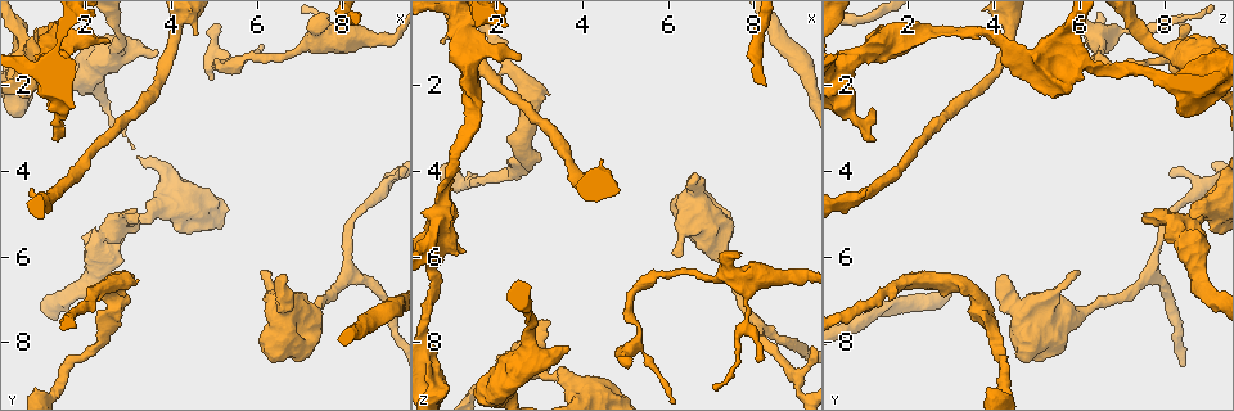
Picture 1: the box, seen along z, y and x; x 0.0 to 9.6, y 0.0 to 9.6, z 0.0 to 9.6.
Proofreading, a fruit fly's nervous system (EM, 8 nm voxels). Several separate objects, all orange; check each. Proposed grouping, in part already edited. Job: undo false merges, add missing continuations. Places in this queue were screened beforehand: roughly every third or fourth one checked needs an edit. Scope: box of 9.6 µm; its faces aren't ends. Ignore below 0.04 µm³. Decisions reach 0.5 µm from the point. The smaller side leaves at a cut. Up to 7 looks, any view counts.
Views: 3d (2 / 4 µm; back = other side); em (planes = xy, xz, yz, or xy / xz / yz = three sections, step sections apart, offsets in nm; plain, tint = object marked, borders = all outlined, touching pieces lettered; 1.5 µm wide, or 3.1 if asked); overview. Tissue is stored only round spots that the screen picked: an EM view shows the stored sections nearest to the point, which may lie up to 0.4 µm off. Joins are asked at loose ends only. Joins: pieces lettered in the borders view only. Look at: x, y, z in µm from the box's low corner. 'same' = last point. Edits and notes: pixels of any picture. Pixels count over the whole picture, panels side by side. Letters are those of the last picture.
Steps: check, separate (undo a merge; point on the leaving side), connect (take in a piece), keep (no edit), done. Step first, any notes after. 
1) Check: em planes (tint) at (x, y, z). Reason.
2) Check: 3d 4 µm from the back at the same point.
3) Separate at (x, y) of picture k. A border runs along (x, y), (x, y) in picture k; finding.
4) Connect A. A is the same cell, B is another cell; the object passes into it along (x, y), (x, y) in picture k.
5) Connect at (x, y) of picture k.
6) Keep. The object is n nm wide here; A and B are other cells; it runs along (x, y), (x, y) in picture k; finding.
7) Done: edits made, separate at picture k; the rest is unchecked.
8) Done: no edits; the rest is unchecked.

Check: 3d 4 µm at (2.85, 5.35, 8.55). Arms part here.

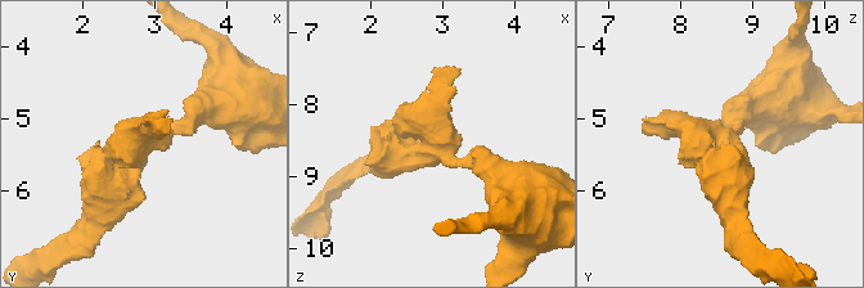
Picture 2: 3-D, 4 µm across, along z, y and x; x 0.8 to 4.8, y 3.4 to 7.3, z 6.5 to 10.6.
Check: em planes (borders) at (2.90, 5.25, 8.55).

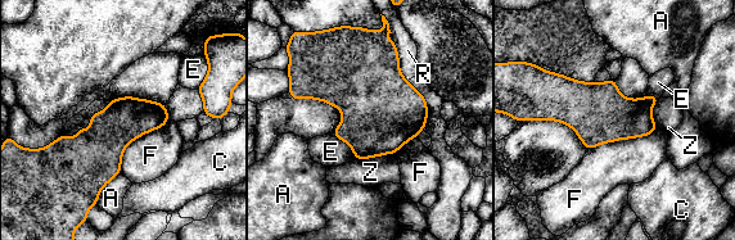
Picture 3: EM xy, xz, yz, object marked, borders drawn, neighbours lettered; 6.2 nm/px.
Separate at (612, 117) of picture 3. A, C, E, F, R and Z are other cells; a border runs along (645, 98), (650, 107) in picture 3; a second neuron is stuck on.

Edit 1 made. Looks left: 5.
Check: overview. Redraw.

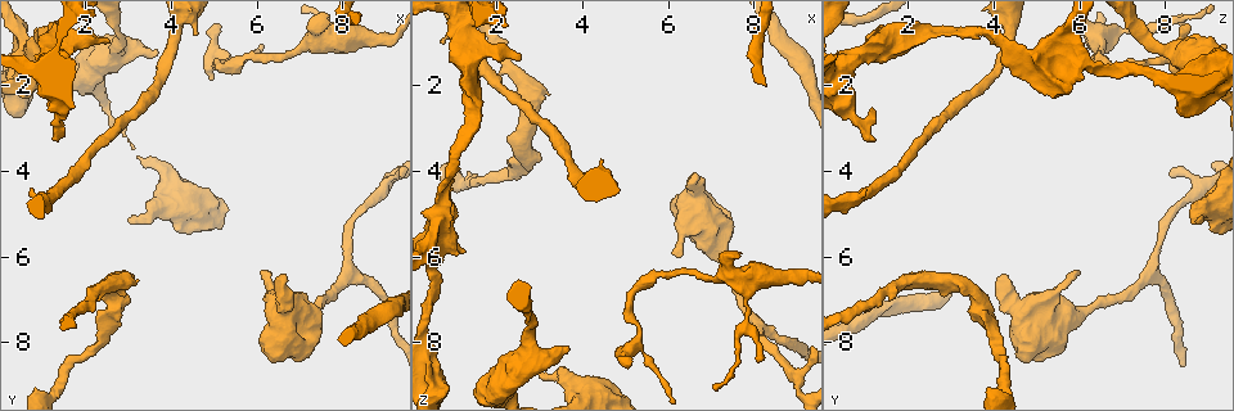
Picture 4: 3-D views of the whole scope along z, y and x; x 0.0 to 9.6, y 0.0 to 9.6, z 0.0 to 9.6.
Check: em planes (tint) at (5.85, 1.30, 6.45). Sudden change in width.

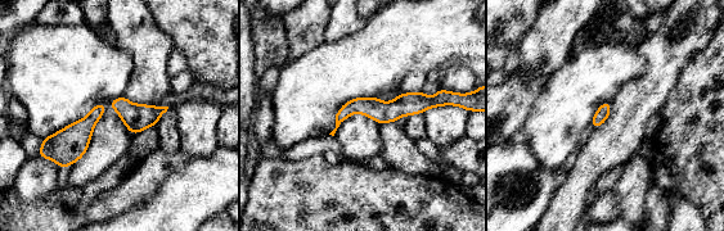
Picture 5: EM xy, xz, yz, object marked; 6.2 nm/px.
Check: em planes (borders) at the same point.

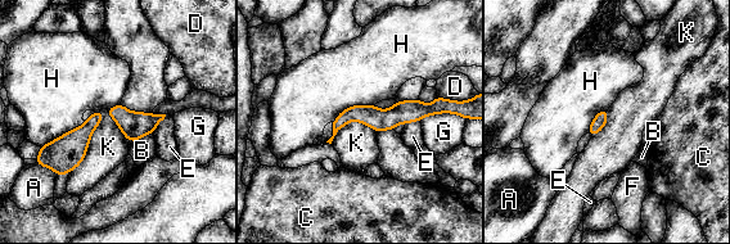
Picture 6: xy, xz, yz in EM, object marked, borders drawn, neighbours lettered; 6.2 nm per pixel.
Keep. The object is 80 nm wide here; A, B, C, D, E, F, G, H and K are other cells; it runs along (436, 107), (348, 114), (336, 127) in picture 6; all the same neuron.

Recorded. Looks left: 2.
Check: em yz step 8 (plain) at (5.15, 0.55, 8.40). Free end.

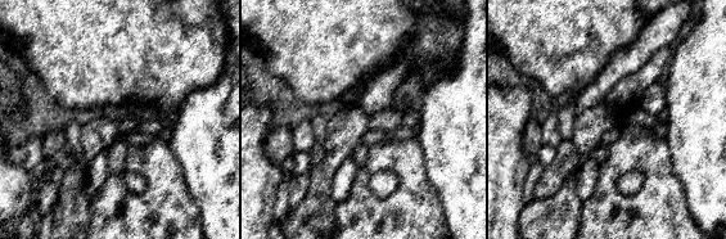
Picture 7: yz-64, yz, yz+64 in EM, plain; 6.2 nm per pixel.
Check: em yz step 8 (borders) at the same point.

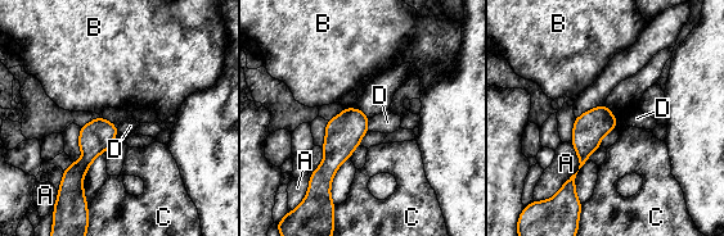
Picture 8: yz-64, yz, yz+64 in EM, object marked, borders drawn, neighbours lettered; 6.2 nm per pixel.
Keep. The longest contact is with A, 320 nm; A, B, C and D are other cells; no lettered piece goes on from it.

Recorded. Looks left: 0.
Done: edits made, separate at picture 3; the rest is unchecked.

